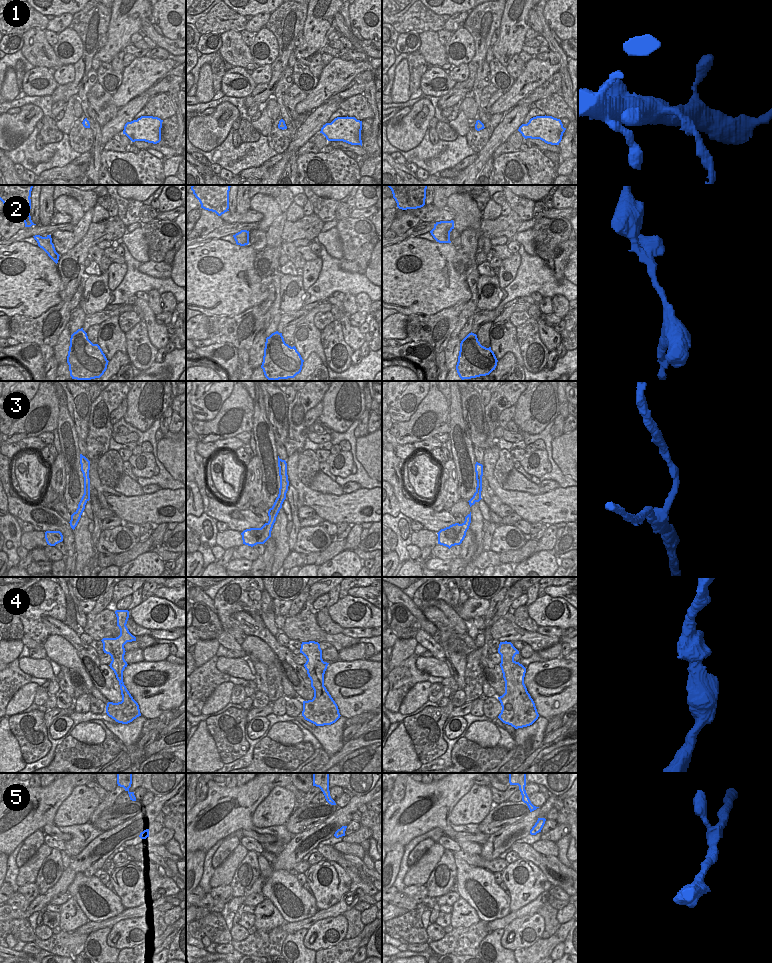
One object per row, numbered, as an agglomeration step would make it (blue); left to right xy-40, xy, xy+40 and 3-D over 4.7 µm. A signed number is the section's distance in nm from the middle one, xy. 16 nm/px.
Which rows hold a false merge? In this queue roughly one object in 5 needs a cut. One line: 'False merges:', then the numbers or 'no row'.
False merges: 1, 2

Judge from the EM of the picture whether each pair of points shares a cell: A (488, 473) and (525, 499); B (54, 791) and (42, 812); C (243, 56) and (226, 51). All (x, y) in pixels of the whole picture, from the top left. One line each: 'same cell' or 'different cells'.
A: same cell
B: same cell
C: same cell

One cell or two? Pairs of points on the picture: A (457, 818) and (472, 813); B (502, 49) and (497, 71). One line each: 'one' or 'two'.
A: one
B: two

